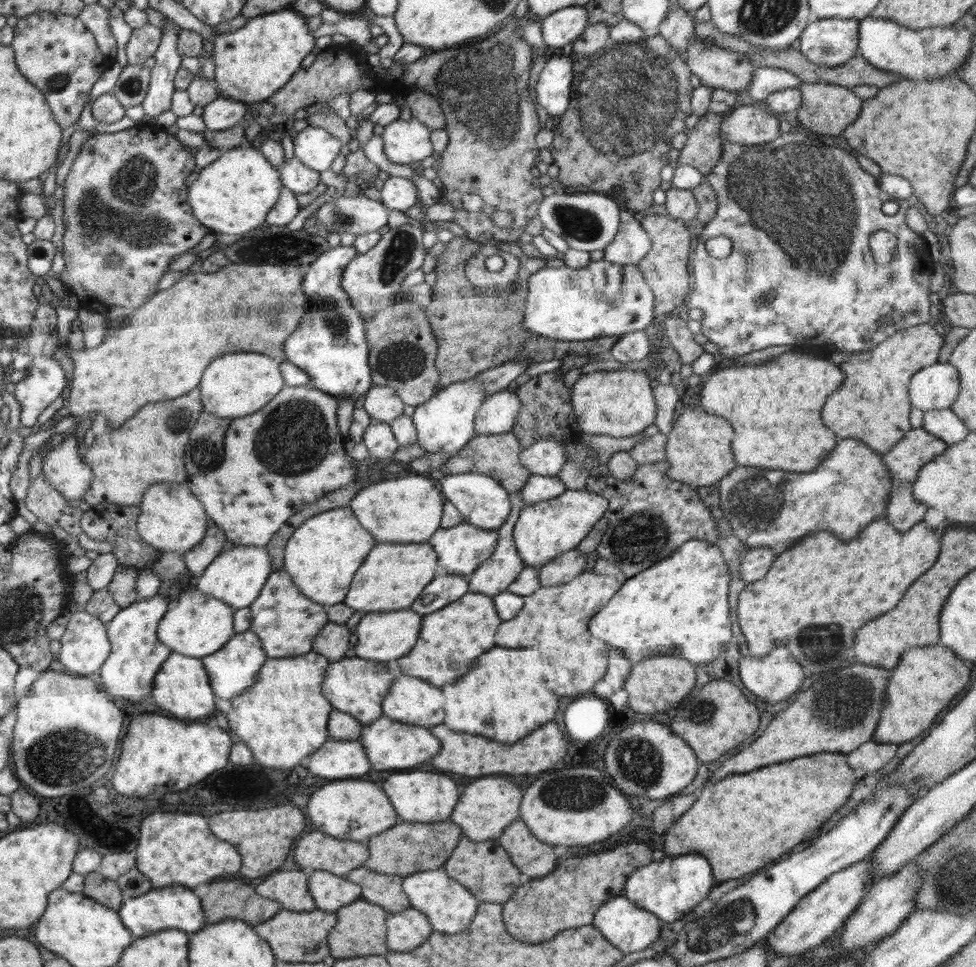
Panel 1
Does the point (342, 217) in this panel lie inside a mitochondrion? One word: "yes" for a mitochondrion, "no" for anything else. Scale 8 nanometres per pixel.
yes

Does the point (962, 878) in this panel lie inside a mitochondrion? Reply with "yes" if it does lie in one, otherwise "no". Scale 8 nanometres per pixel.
yes

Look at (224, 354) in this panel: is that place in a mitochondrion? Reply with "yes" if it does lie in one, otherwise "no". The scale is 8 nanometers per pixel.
no

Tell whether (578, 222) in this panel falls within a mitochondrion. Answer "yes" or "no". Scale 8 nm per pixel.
yes

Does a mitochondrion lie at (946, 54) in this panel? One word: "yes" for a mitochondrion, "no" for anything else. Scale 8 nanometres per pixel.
yes

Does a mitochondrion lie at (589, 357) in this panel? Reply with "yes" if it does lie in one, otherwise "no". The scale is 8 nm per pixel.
no

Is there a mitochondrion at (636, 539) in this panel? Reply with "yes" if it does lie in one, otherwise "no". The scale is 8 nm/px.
yes

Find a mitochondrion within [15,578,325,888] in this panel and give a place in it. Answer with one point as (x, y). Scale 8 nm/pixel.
(59, 760)

